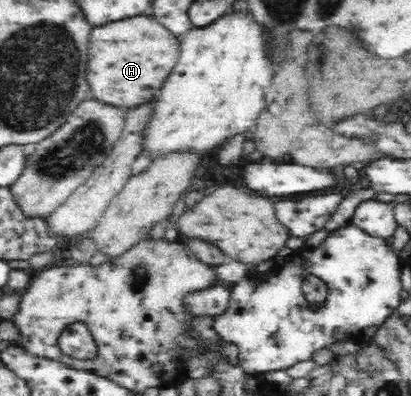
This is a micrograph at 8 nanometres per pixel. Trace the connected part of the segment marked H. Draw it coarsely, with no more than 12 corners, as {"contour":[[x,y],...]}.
{"contour":[[152,16],[90,34],[92,98],[146,104],[178,60]]}

